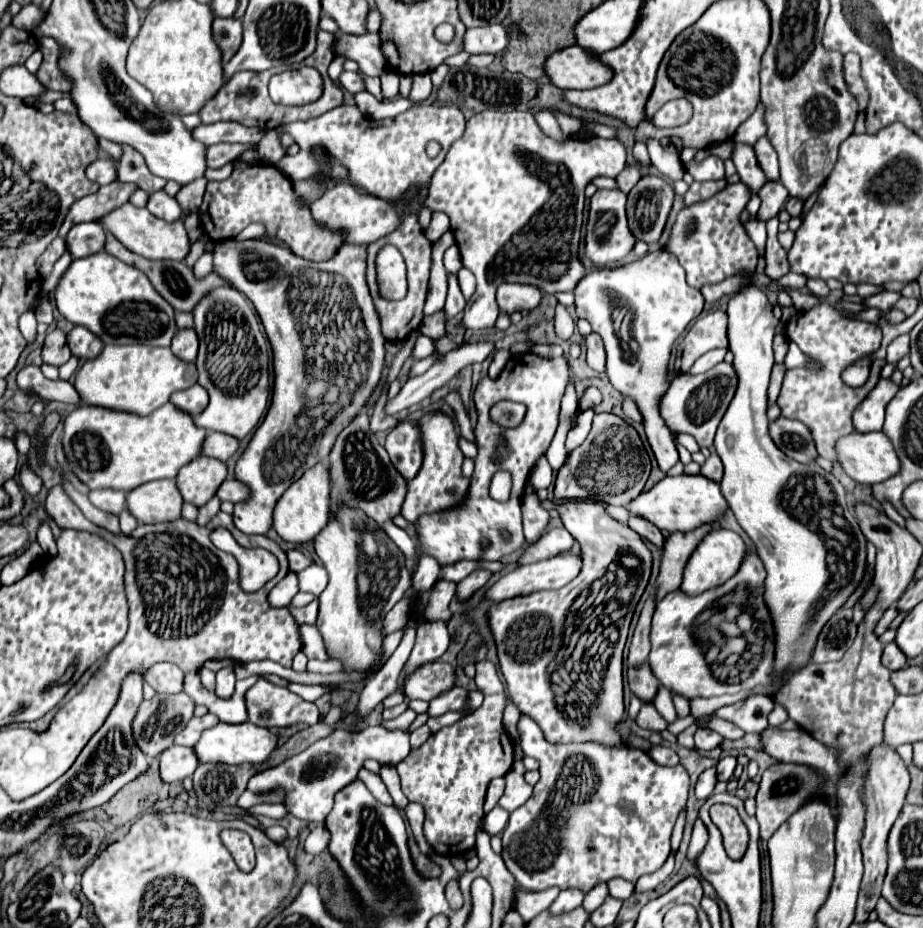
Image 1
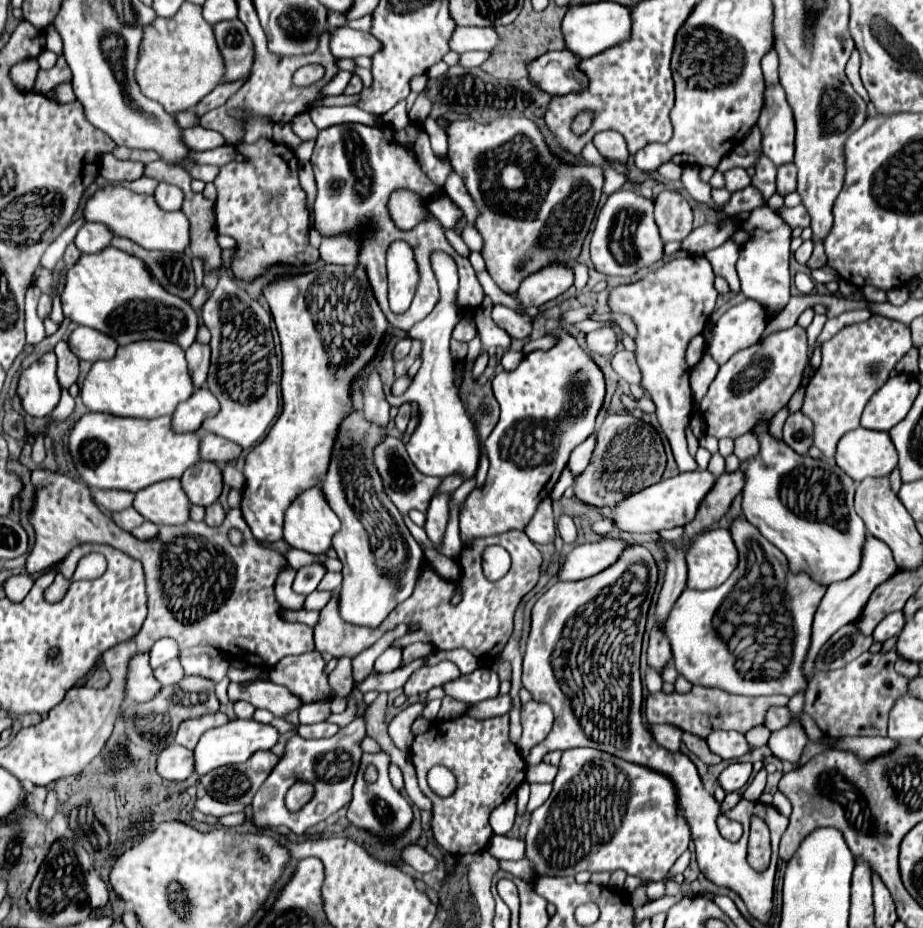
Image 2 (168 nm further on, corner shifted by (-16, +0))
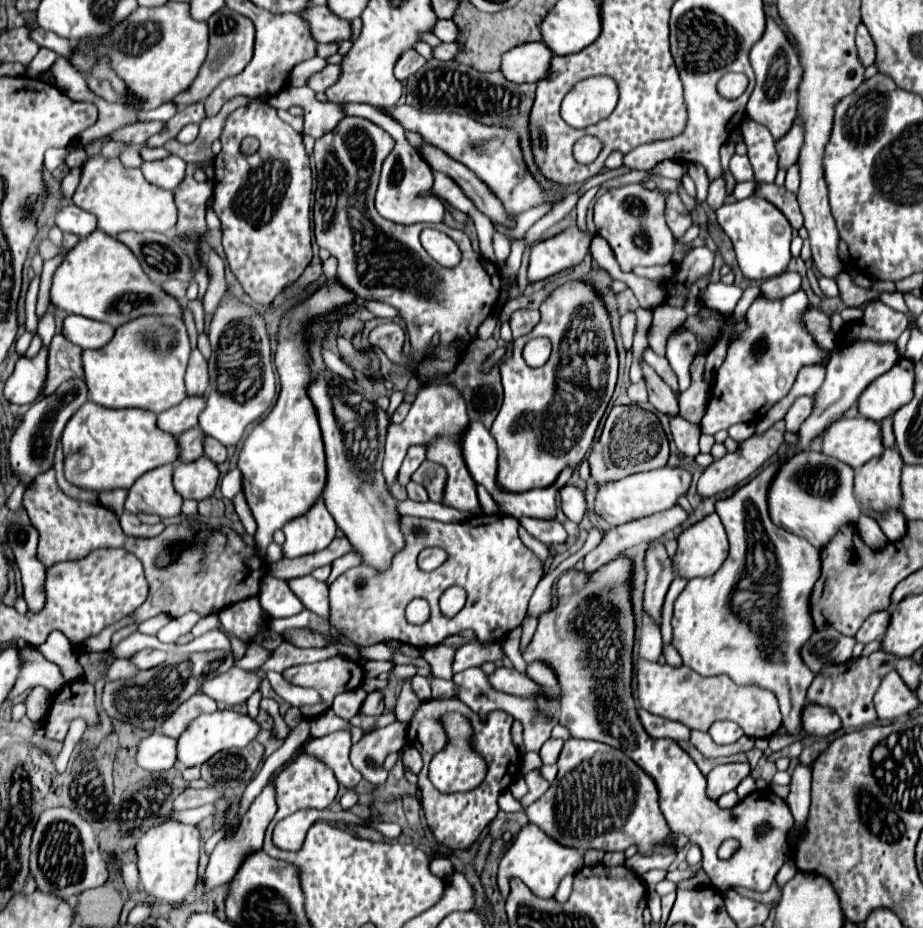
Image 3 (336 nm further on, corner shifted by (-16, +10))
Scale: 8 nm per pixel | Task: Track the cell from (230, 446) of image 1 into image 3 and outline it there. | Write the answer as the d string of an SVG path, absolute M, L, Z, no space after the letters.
M194 426L192 430L180 434L178 442L180 442L180 462L192 462L196 458L200 458L204 454L204 438L206 434Z

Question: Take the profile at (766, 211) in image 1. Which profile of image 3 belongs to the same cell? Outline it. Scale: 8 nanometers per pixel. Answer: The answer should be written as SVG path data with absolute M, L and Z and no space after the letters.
M794 122L794 128L790 130L790 134L786 134L784 138L780 138L776 142L776 150L778 150L778 156L780 156L778 166L782 170L788 170L792 164L796 164L796 154L800 150L800 142L802 142L800 122Z

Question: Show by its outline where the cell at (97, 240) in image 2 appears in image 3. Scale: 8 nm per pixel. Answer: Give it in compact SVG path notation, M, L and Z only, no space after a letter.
M70 204L56 214L56 226L62 232L72 232L80 238L86 238L96 230L96 218L92 218L92 214L88 214L86 210L80 210L78 206Z

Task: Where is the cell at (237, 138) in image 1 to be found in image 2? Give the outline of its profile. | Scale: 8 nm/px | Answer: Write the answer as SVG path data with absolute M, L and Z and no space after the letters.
M192 126L192 128L184 128L184 142L192 150L210 150L210 148L222 146L226 140L222 134L218 134L214 130L206 130L202 126Z

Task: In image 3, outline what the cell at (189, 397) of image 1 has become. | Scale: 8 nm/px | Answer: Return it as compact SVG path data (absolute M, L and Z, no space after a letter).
M186 396L180 404L158 414L158 426L166 432L180 436L198 424L200 412L206 408L206 396Z

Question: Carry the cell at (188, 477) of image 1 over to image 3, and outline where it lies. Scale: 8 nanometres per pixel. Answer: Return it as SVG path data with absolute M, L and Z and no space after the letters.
M200 456L192 462L182 462L174 468L174 488L184 498L204 500L214 494L216 484L218 466L206 456Z

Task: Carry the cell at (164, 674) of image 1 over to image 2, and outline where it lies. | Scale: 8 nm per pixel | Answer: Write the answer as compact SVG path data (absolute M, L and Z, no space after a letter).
M178 658L166 662L164 666L156 668L154 670L154 678L160 682L160 684L178 684L182 678L184 678L184 670L180 668L180 662Z

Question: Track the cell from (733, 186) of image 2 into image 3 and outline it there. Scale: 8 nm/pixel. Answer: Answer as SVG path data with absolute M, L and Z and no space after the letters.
M734 154L730 160L730 172L736 178L736 182L744 182L744 180L754 180L752 176L752 166L748 162L748 156L738 156Z

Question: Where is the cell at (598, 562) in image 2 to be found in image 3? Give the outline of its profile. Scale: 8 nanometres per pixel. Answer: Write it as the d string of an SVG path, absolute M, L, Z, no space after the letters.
M672 506L672 510L664 510L654 516L646 516L628 524L620 524L610 528L602 542L584 556L584 570L592 572L604 566L606 562L620 556L624 550L642 544L642 542L654 542L656 538L664 536L666 532L680 526L688 514L680 506Z

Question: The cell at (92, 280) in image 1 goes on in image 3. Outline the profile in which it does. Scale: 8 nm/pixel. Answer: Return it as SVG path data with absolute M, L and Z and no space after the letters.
M94 230L88 238L82 238L72 250L66 252L62 264L54 272L50 300L56 308L68 314L80 314L106 322L114 328L140 316L182 318L182 304L144 274L140 262L128 246L102 230Z

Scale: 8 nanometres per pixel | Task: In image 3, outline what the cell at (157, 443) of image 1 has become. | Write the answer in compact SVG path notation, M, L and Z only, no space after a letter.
M86 402L66 424L62 432L66 480L78 488L96 492L130 488L142 474L180 458L178 438L160 430L156 414L140 408L104 408Z

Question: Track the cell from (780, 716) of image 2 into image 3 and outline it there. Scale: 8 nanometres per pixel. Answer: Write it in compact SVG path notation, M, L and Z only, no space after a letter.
M806 704L802 710L802 732L814 734L814 736L828 736L840 728L840 718L836 712L816 706L816 704Z

